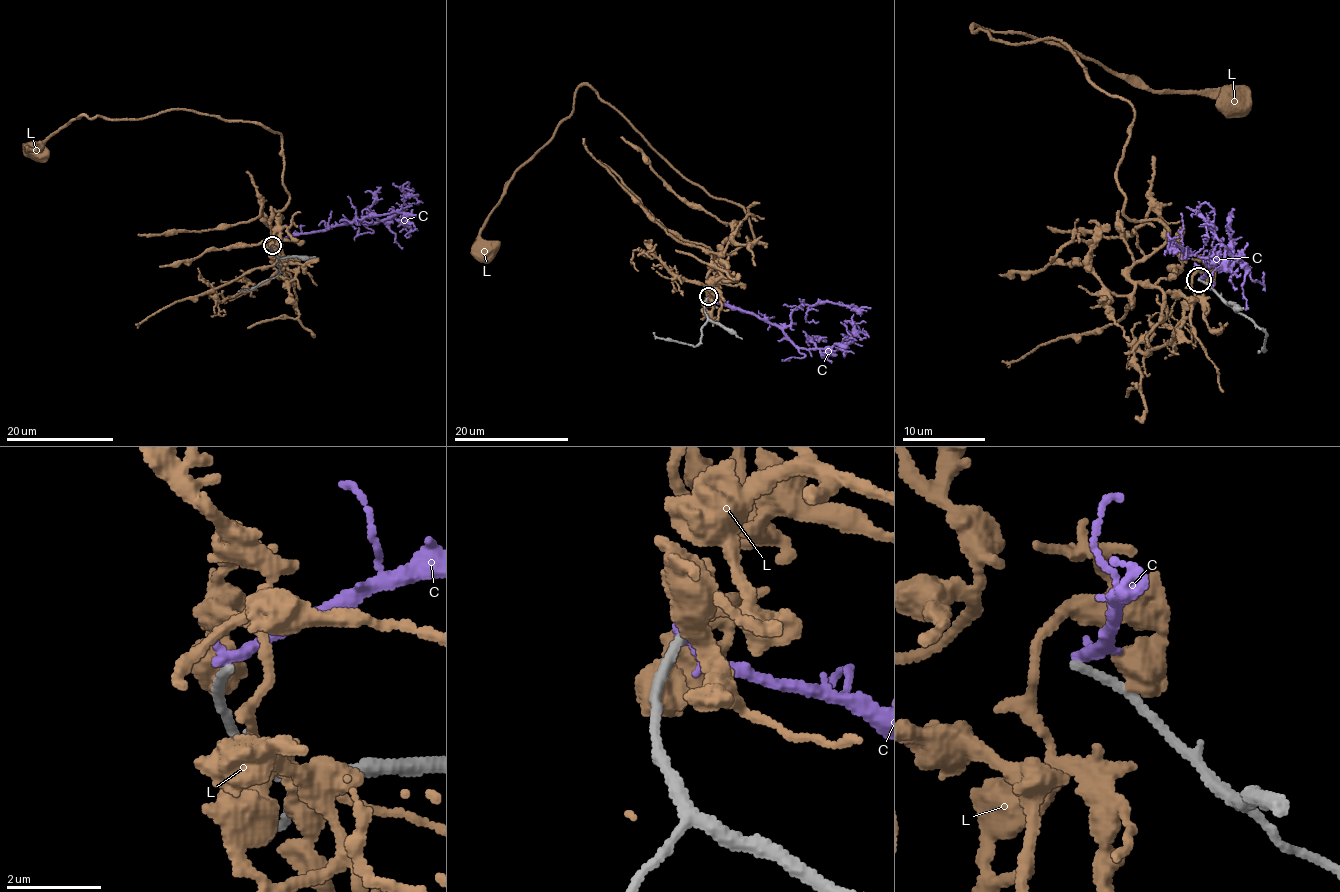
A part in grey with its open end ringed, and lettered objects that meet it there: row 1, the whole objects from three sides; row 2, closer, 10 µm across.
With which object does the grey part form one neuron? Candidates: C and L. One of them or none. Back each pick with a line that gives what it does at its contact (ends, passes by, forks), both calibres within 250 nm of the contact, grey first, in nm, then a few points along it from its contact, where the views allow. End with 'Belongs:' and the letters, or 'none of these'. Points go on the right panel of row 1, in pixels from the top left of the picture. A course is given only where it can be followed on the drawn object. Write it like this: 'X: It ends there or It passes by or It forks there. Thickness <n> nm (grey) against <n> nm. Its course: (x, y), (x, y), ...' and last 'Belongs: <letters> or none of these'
Belongs: none of these

